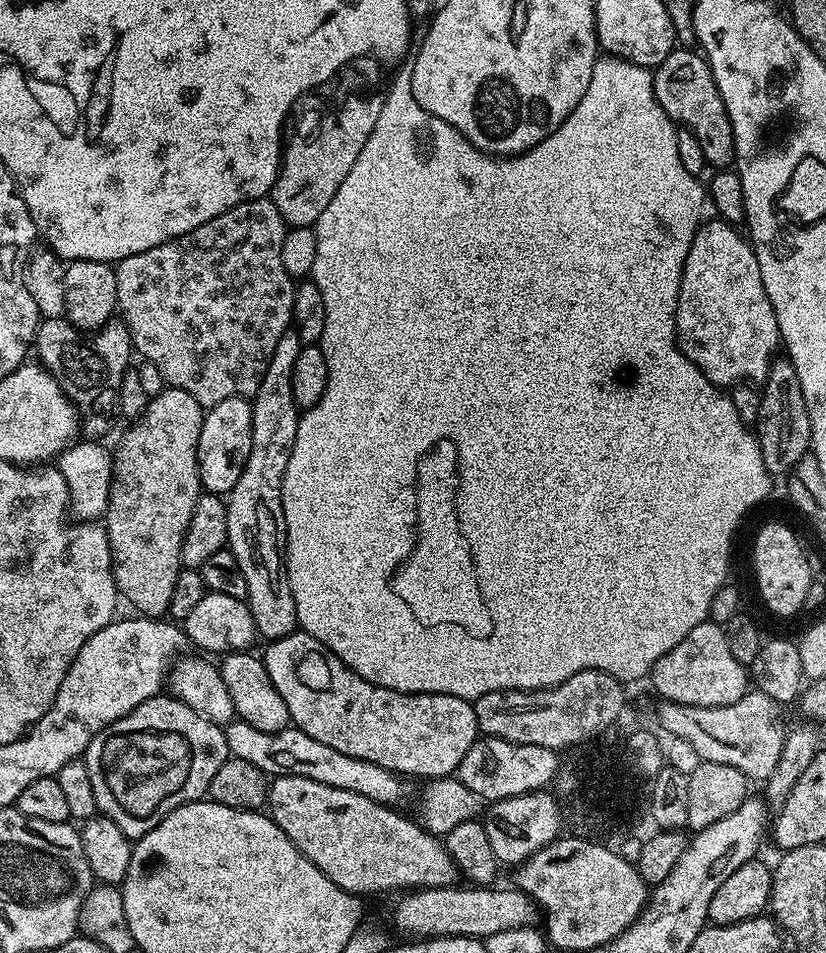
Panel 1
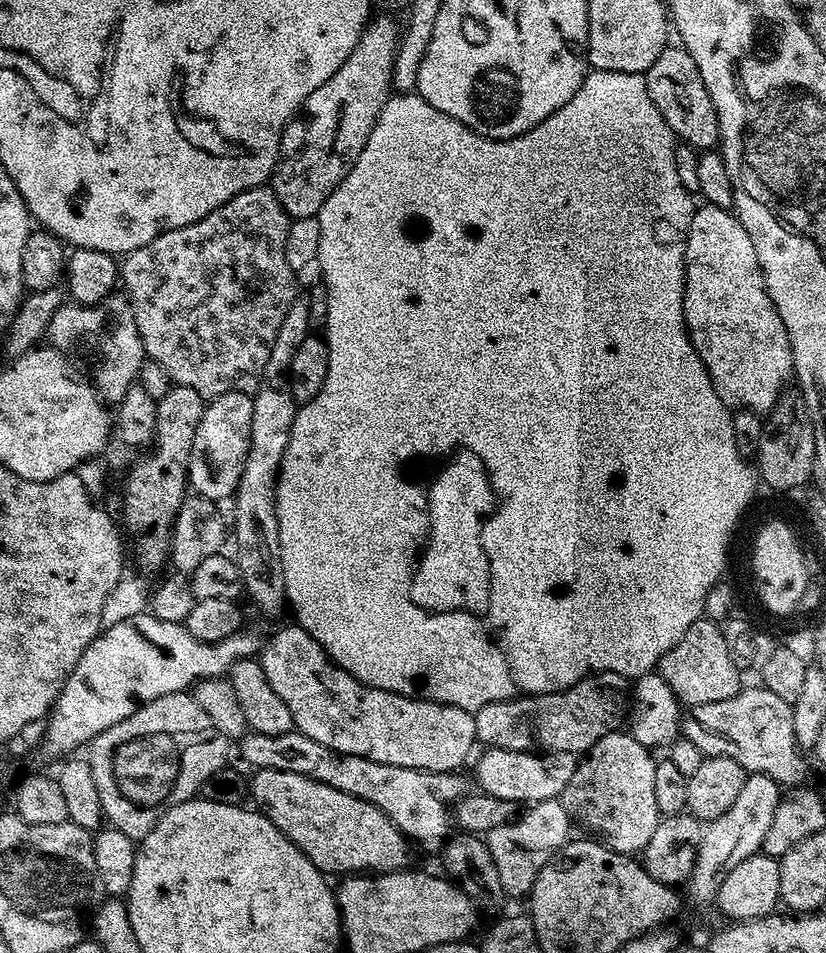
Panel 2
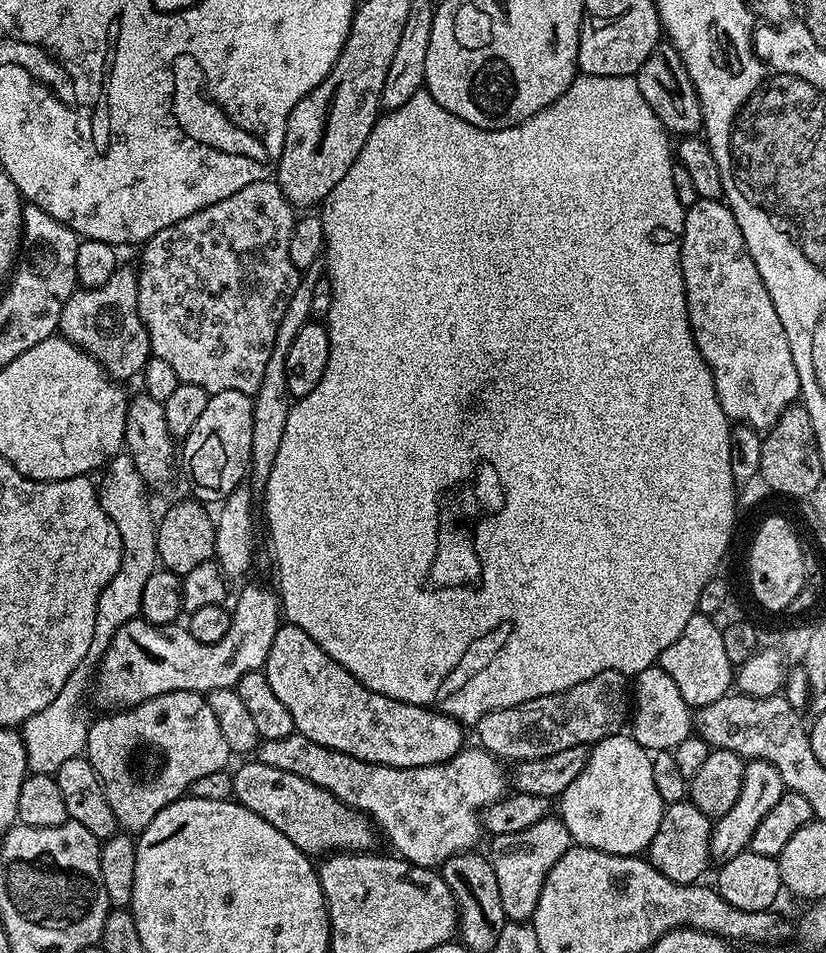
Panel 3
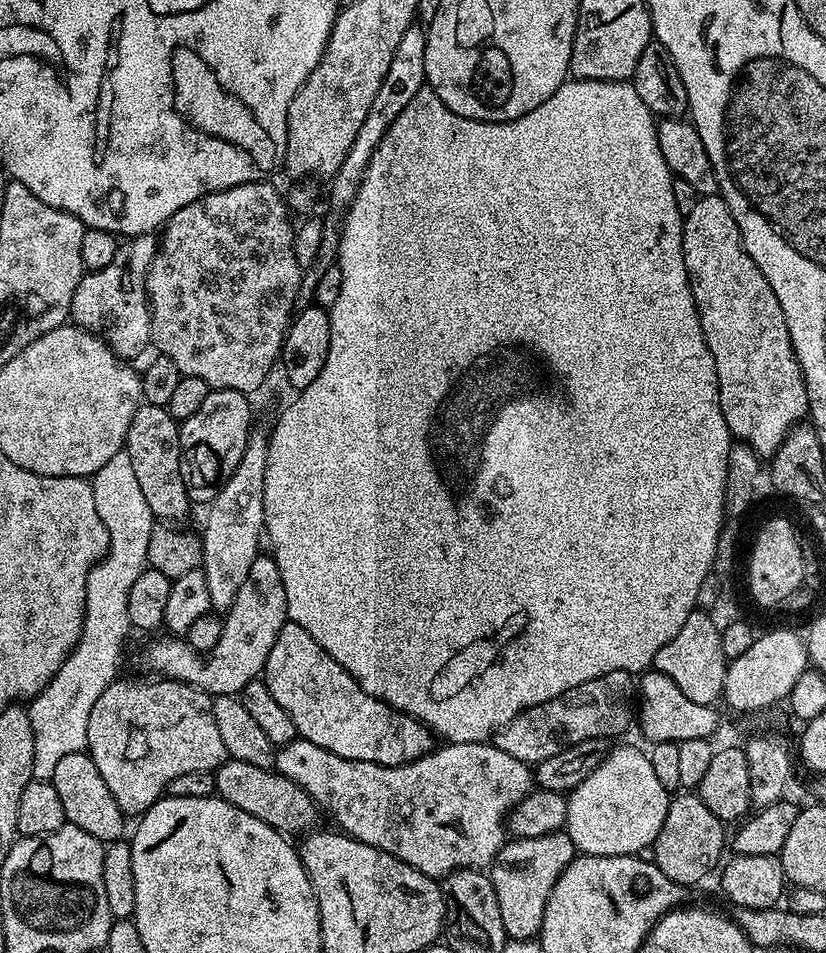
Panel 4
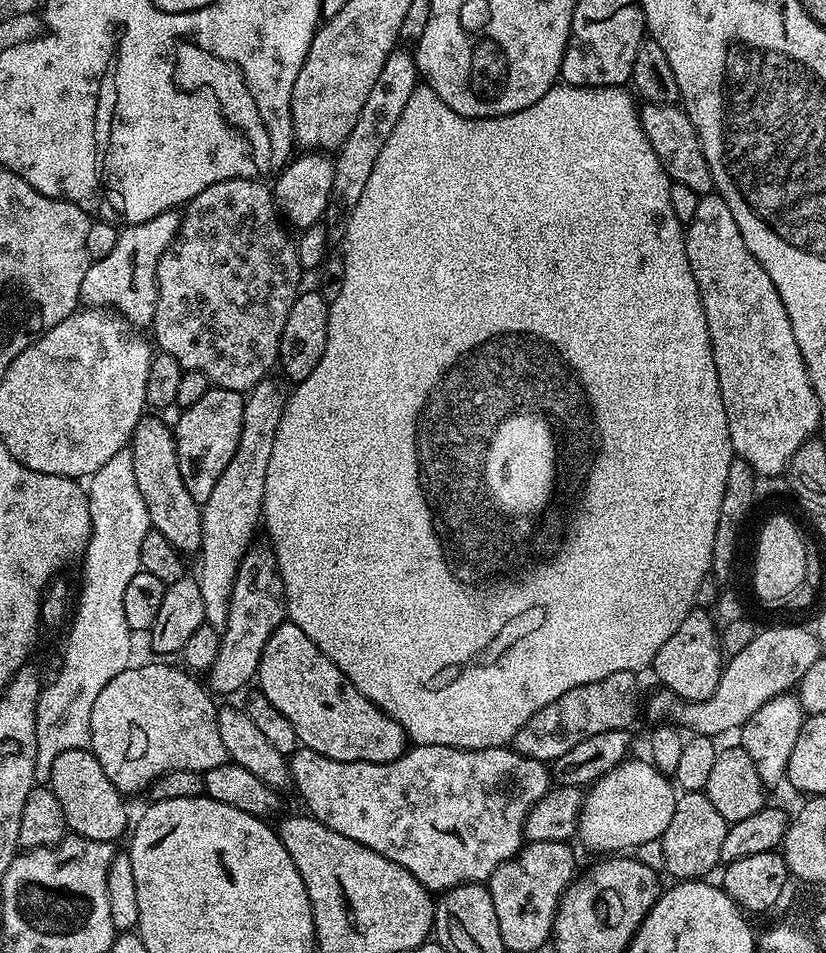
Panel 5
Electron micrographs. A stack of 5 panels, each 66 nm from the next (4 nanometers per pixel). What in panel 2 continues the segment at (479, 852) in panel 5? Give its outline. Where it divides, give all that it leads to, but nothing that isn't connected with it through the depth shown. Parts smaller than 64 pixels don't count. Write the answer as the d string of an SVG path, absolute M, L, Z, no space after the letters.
M249 730L240 737L238 747L241 758L252 764L253 769L273 768L309 776L378 806L413 845L421 844L424 848L439 849L449 839L450 809L466 792L464 780L456 772L427 772L370 762L370 758L330 750L322 742L314 742L314 738L295 730L277 736Z

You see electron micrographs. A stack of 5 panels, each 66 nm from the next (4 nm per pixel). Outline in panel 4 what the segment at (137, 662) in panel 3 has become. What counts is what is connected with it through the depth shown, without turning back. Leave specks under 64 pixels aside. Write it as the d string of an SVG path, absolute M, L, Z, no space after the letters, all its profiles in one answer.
M271 555L257 556L223 622L222 638L218 638L218 646L209 652L195 652L184 638L150 641L144 652L145 666L157 677L189 684L213 698L239 696L246 682L263 673L274 638L278 638L278 630L289 623L286 586L282 586L282 574L278 574L278 566Z

